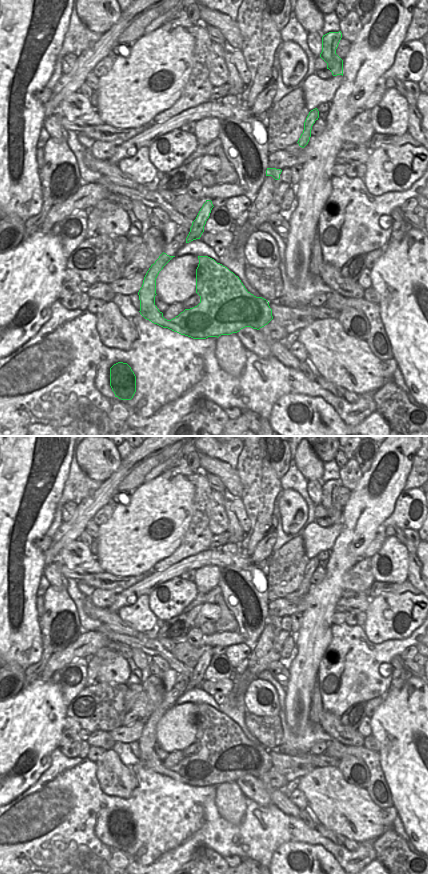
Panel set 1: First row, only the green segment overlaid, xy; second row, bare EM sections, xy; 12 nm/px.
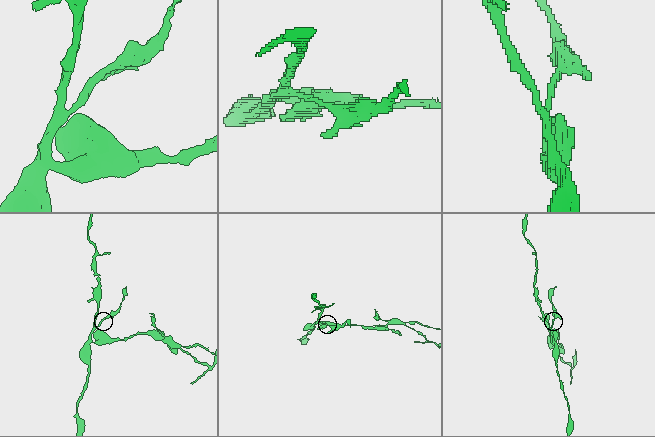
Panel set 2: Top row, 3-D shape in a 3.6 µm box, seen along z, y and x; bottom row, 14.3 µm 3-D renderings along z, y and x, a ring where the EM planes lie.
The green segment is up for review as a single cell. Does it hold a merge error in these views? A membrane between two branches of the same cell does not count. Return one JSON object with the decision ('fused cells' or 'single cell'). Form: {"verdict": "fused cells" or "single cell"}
{"verdict": "fused cells"}

